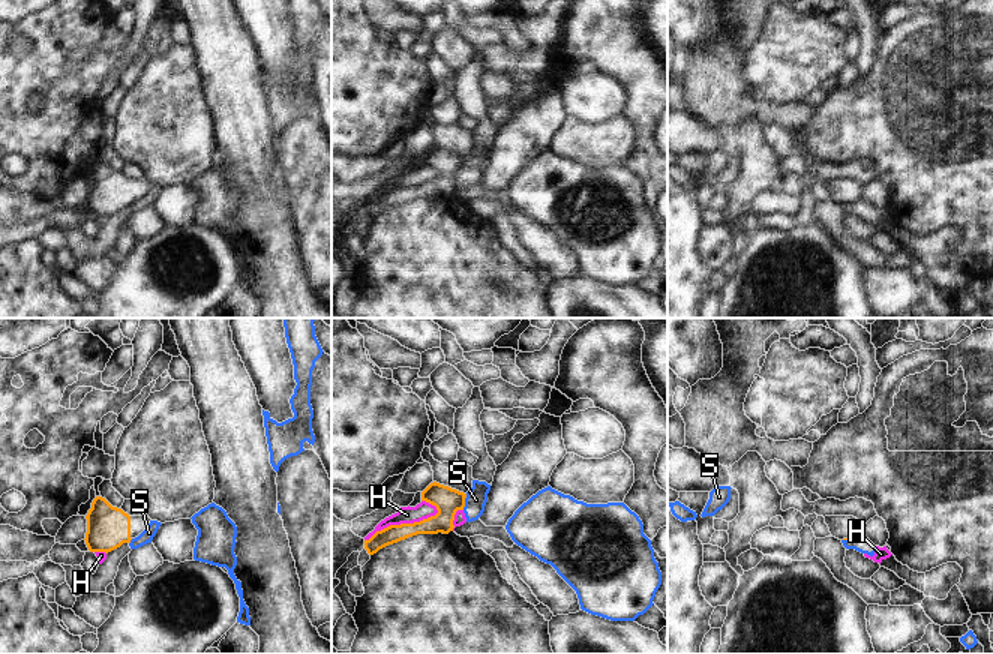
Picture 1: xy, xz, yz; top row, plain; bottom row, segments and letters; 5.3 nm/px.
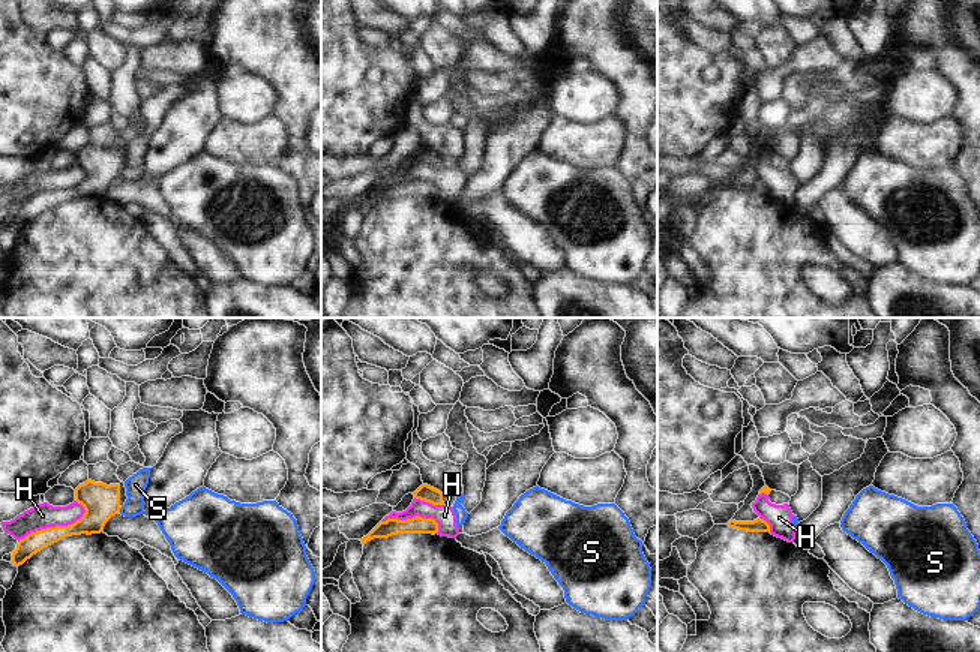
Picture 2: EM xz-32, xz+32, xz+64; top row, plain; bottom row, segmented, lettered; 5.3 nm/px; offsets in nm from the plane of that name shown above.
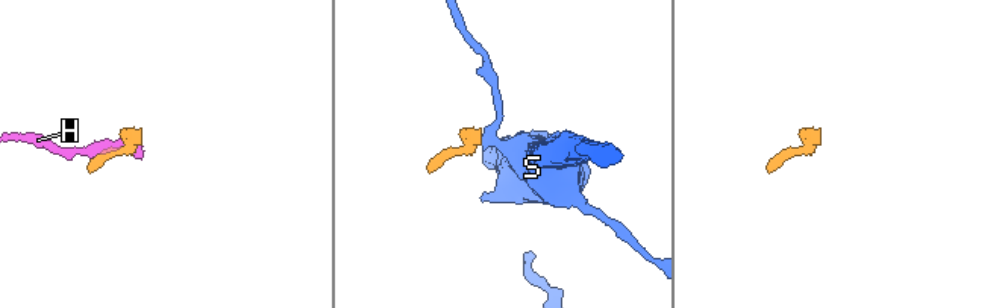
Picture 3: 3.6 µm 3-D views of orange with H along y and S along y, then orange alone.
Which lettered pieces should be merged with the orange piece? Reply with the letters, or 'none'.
none

